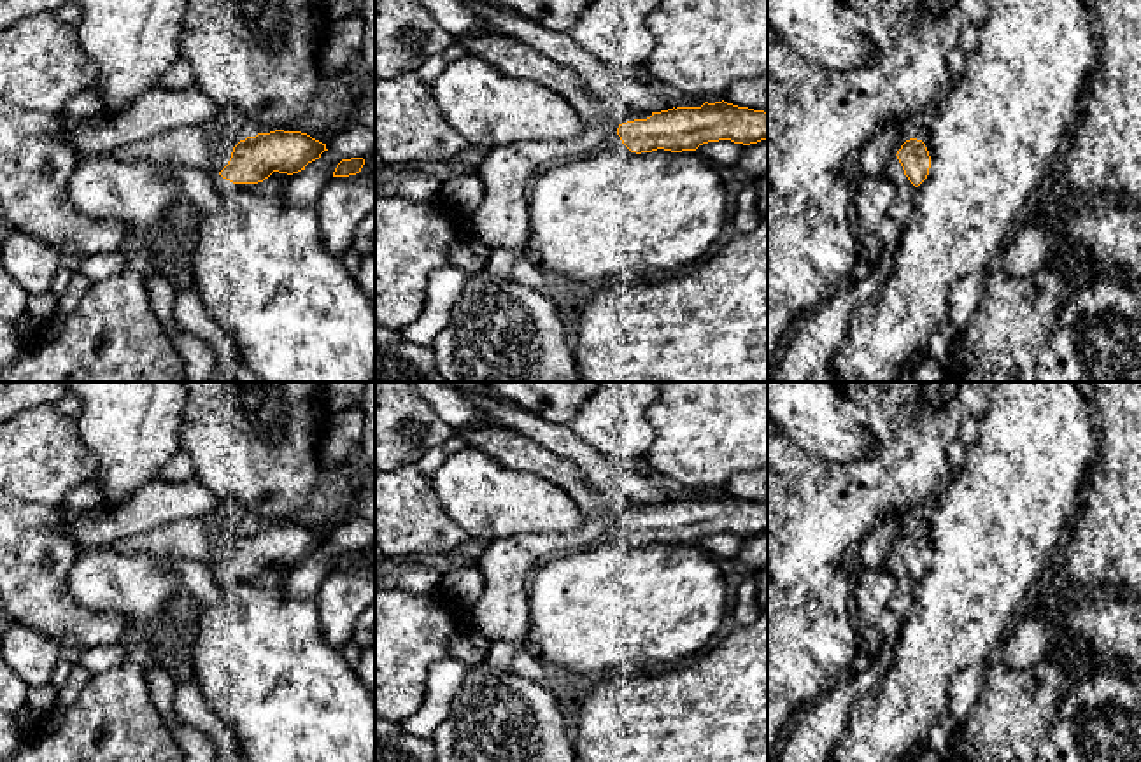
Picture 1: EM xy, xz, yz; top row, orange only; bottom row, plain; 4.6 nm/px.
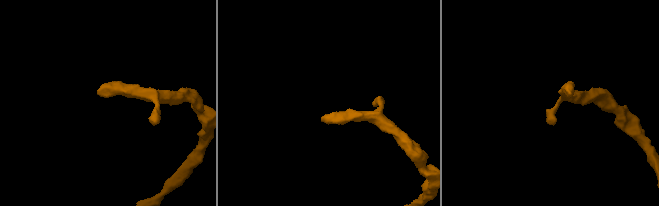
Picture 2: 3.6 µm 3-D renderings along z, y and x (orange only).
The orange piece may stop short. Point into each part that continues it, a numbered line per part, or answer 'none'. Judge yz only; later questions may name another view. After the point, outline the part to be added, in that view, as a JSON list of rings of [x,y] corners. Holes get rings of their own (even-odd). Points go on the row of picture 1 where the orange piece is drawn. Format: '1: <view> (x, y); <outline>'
1: yz (894, 172); [[[897,156],[890,158],[890,161],[885,166],[883,177],[887,177],[892,182],[901,200],[915,189],[915,186],[904,175],[904,170]]]

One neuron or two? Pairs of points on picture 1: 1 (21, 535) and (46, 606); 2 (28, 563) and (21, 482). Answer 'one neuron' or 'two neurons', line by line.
1: one neuron
2: two neurons

